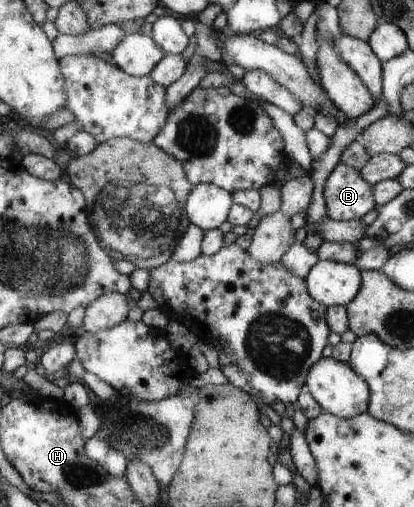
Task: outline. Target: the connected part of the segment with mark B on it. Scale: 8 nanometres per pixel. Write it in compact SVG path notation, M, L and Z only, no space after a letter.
M341 161L325 179L323 197L328 217L335 221L361 219L376 206L373 185L360 170Z

